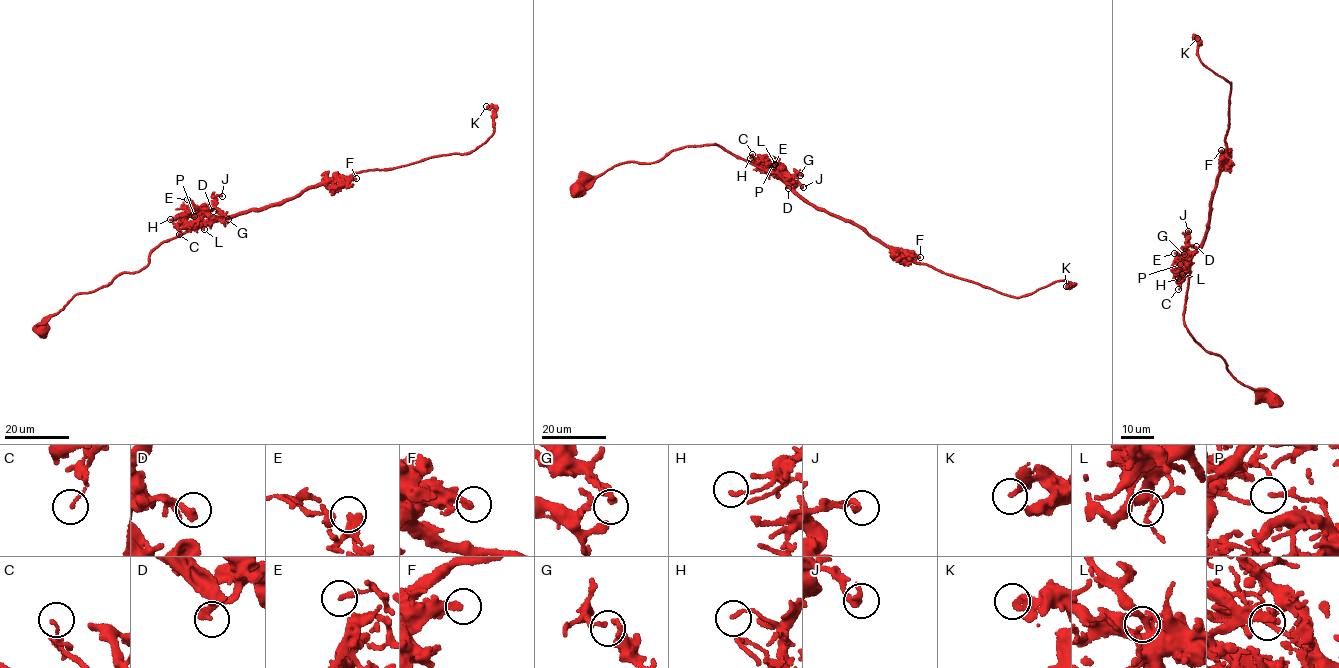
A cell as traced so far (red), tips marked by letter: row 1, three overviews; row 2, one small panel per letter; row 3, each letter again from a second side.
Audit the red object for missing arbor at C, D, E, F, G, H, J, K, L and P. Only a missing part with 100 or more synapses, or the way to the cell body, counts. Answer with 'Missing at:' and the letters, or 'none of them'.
Missing at: none of them

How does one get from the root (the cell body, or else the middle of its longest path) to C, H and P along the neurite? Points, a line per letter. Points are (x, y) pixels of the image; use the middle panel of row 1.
C: (578, 187), (623, 163), (651, 163), (672, 151), (691, 146), (716, 144), (767, 169), (752, 154)
H: (578, 187), (623, 163), (659, 161), (685, 146), (716, 144), (767, 169), (750, 158)
P: (578, 187), (623, 163), (651, 163), (691, 146), (716, 144), (765, 170), (779, 167), (773, 166)

